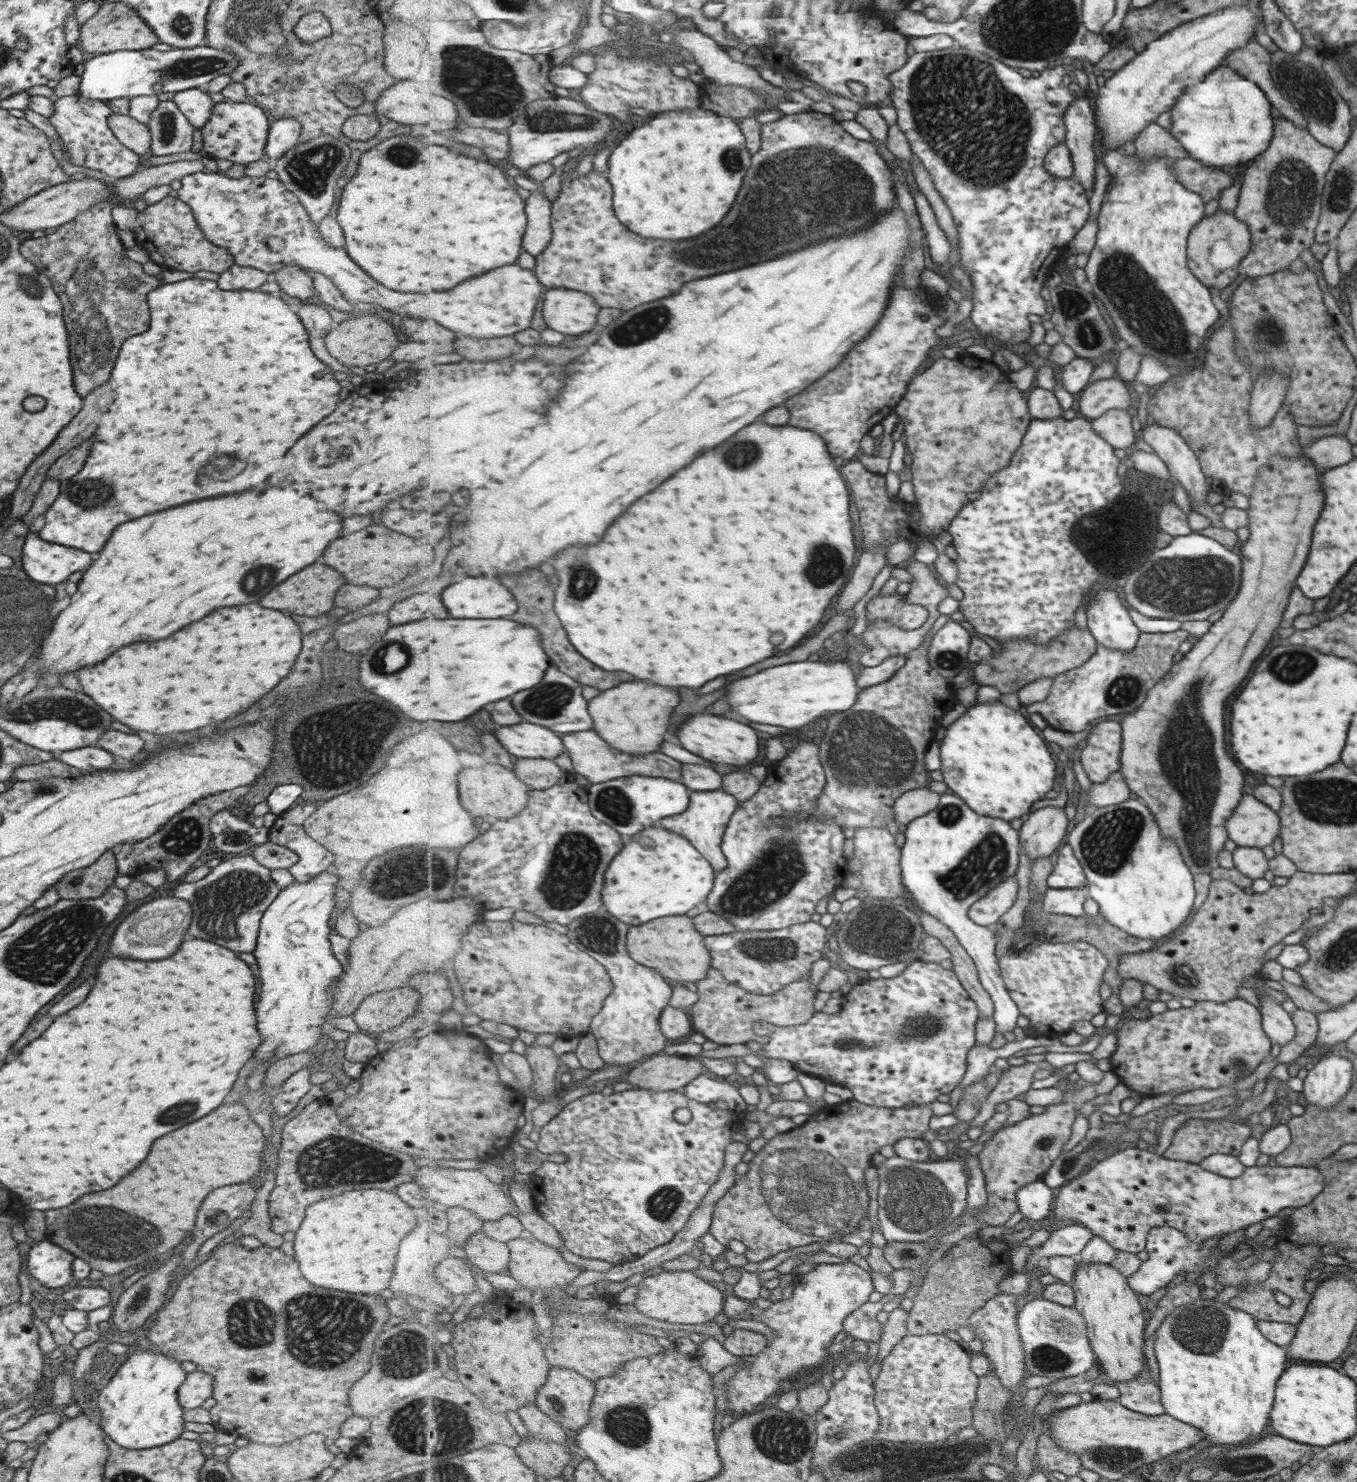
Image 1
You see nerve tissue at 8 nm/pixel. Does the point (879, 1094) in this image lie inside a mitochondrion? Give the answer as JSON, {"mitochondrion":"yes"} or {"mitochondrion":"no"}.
{"mitochondrion":"no"}

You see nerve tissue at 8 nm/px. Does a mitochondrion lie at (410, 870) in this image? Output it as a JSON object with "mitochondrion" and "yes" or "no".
{"mitochondrion":"yes"}

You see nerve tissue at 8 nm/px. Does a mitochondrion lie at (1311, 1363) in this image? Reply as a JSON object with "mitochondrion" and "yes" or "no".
{"mitochondrion":"no"}

